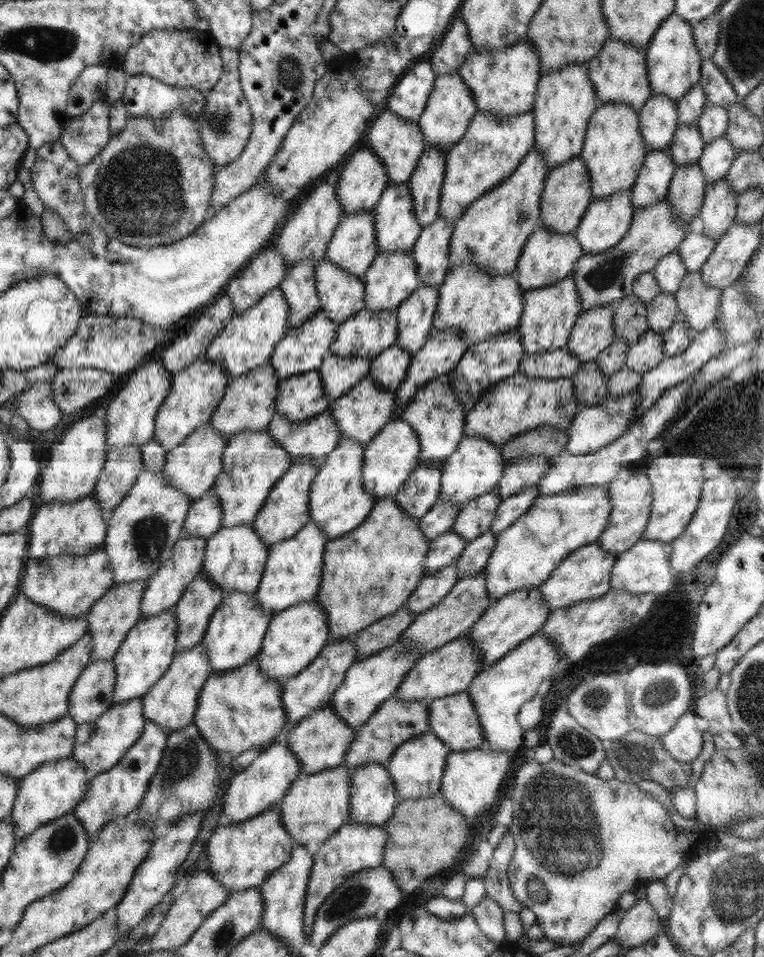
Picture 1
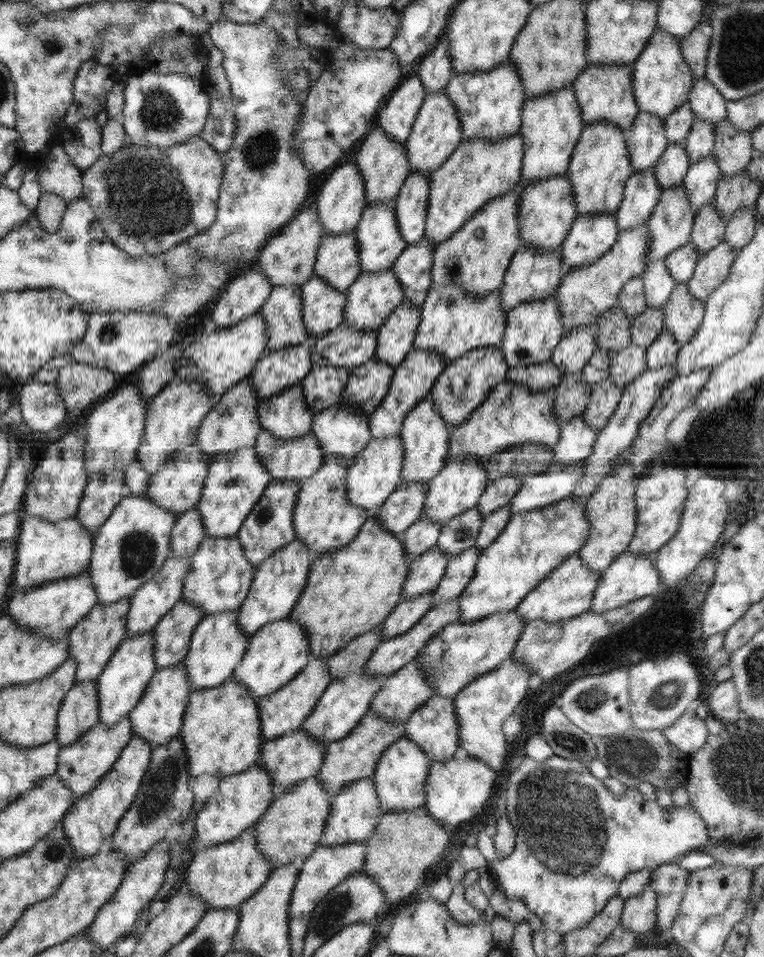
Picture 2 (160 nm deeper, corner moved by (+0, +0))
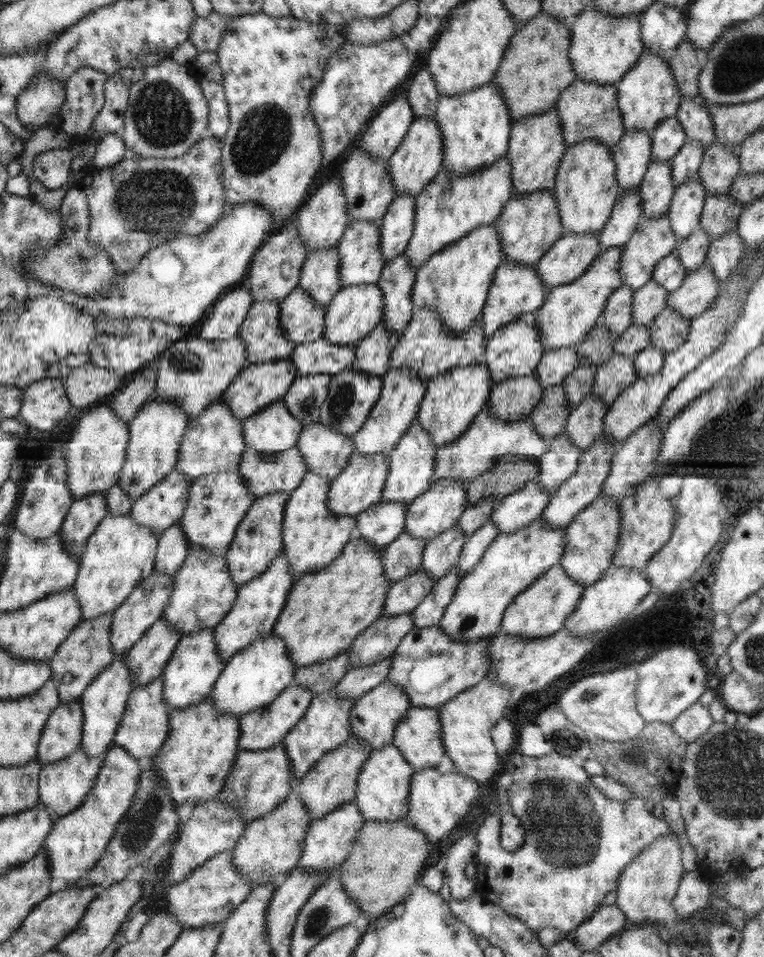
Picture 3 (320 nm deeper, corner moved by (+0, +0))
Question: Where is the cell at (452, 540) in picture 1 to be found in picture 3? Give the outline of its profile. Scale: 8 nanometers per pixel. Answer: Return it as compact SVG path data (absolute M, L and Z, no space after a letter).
M420 568L416 573L392 583L386 593L381 616L411 613L429 594L435 582L436 580L429 578L425 570Z

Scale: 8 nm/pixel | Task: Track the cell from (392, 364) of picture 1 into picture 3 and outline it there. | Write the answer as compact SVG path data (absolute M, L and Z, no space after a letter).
M346 368L339 374L334 375L330 380L329 394L320 405L319 422L324 427L336 429L346 436L357 434L368 419L373 406L380 398L381 392L382 378L352 370L352 368Z

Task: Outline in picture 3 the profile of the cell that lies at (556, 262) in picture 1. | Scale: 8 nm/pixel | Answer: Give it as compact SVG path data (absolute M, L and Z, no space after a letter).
M507 257L497 266L490 285L488 296L481 312L481 329L485 338L492 335L503 326L523 317L531 317L536 314L543 305L548 288L539 278L535 264L521 264L510 262Z

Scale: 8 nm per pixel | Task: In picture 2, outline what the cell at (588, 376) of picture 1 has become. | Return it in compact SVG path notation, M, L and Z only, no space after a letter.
M582 372L564 375L561 382L555 387L556 398L553 401L554 413L558 423L566 423L586 409L592 388L586 385Z

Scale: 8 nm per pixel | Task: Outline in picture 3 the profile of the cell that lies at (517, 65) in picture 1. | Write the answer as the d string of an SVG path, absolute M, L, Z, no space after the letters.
M489 82L454 96L439 96L435 121L439 123L443 142L442 167L453 176L462 176L492 164L507 154L513 121L499 88Z

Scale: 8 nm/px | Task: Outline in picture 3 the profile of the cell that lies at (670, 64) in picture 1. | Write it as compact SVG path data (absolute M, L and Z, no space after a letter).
M646 48L639 61L615 83L617 106L620 106L617 109L621 112L625 132L645 130L651 135L660 121L675 116L682 99L682 88L673 77L667 57Z

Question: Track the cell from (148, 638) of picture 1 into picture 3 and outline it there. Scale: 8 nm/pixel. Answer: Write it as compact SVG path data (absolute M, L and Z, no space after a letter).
M116 654L115 659L100 673L79 696L83 710L83 735L81 747L91 757L100 756L109 746L113 745L115 732L120 726L120 719L124 714L126 701L134 689L133 678L123 654Z

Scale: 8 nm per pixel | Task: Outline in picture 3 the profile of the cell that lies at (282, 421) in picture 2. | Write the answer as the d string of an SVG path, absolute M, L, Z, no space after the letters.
M278 400L243 420L244 442L258 452L282 452L294 448L304 427Z

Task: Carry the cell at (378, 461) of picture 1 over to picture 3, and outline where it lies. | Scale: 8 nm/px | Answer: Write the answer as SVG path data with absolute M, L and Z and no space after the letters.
M354 452L350 455L348 464L341 470L328 490L328 508L335 515L357 516L359 512L382 501L386 477L389 473L389 455L384 452L366 454Z

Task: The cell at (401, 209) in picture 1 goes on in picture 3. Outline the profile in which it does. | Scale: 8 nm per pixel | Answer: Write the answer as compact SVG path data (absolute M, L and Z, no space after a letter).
M351 218L345 226L342 238L337 242L339 252L339 279L340 286L353 284L374 284L380 278L382 269L386 264L385 258L379 250L380 220L357 220Z

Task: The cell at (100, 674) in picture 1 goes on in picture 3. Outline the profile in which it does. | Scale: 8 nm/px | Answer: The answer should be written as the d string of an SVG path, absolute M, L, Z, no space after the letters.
M79 698L58 705L45 722L35 760L42 765L62 760L81 744L83 710Z

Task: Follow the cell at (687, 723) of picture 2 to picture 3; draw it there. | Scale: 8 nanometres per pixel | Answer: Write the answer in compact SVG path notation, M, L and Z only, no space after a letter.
M698 701L689 706L682 714L679 714L671 725L688 744L706 734L713 723L708 706L702 705Z

